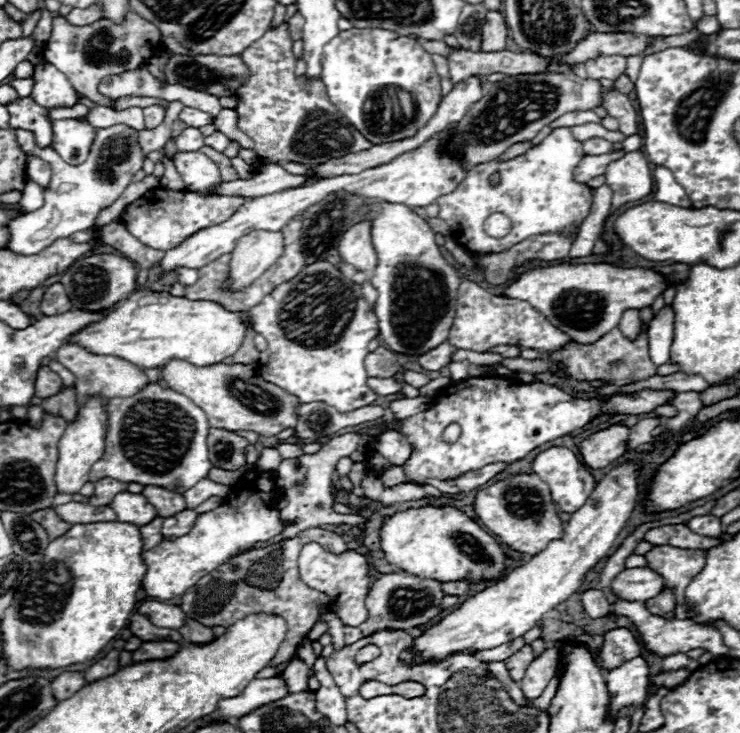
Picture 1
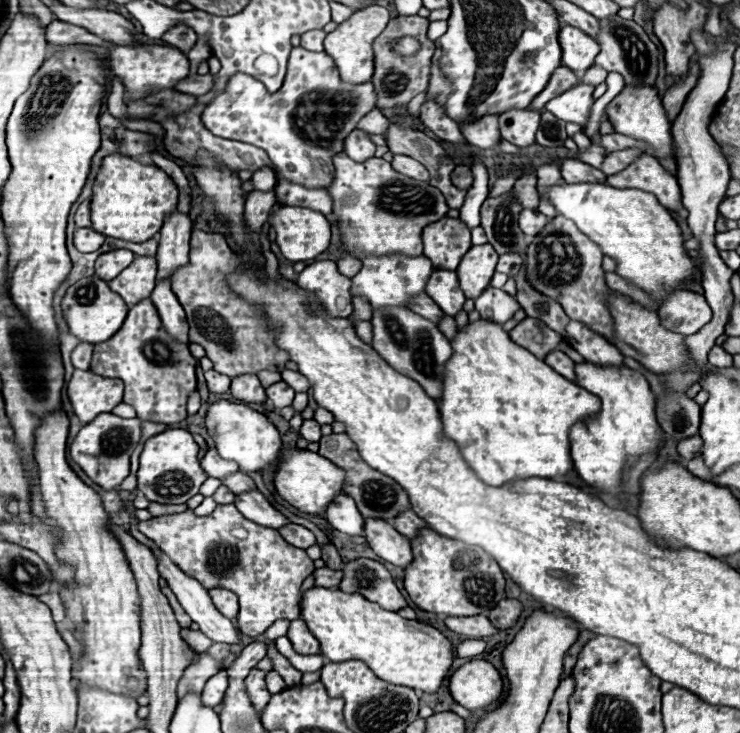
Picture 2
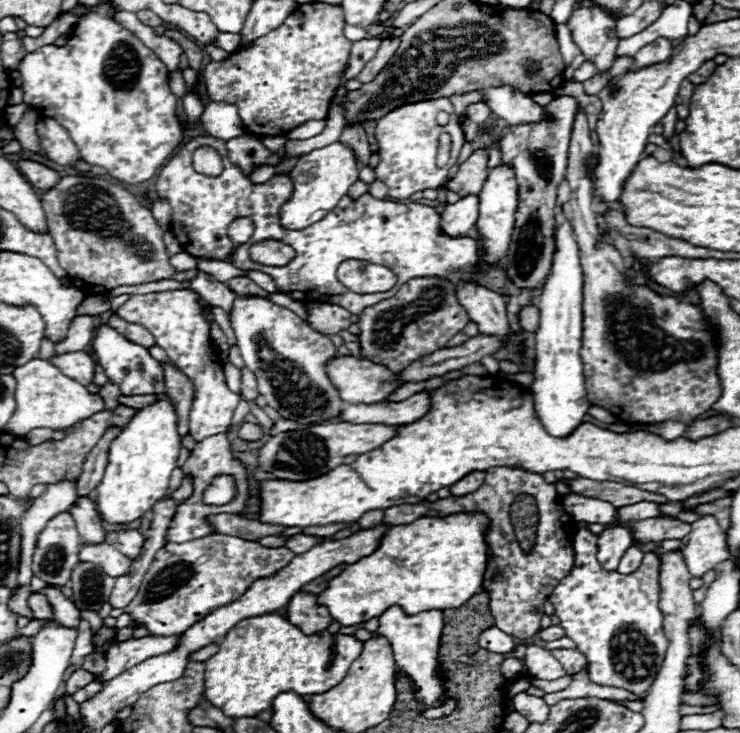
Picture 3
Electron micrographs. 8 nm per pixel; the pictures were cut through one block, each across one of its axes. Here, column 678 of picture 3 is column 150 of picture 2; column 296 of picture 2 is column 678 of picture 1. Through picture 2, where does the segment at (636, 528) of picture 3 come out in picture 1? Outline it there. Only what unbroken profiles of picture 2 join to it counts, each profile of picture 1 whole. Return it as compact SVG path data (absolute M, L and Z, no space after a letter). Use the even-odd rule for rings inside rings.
M656 546L646 554L648 568L664 576L666 588L672 588L676 594L674 616L684 620L688 604L684 602L684 590L690 584L706 562L706 550L682 550L674 546Z

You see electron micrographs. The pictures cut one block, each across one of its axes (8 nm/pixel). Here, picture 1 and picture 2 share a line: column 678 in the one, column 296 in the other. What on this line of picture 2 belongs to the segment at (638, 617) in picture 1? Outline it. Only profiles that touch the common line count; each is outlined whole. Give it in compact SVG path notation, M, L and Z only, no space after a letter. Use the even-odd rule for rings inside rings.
M292 620L286 634L298 654L320 654L318 640L310 634L308 626L302 620Z

